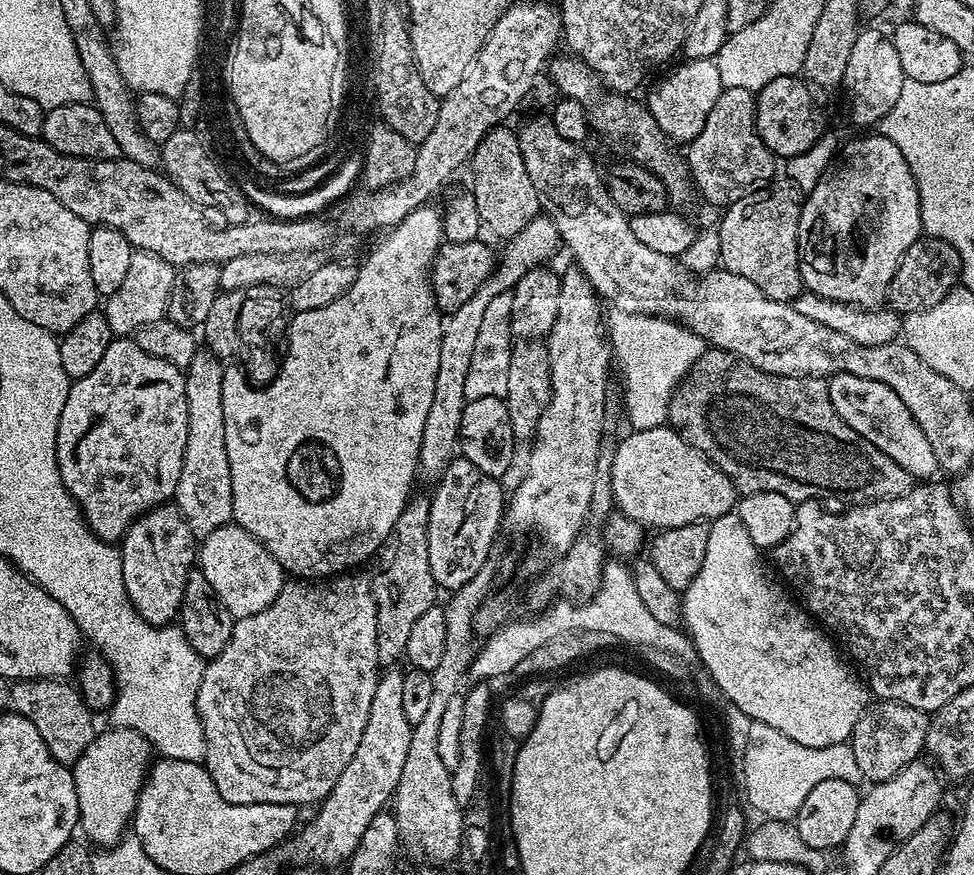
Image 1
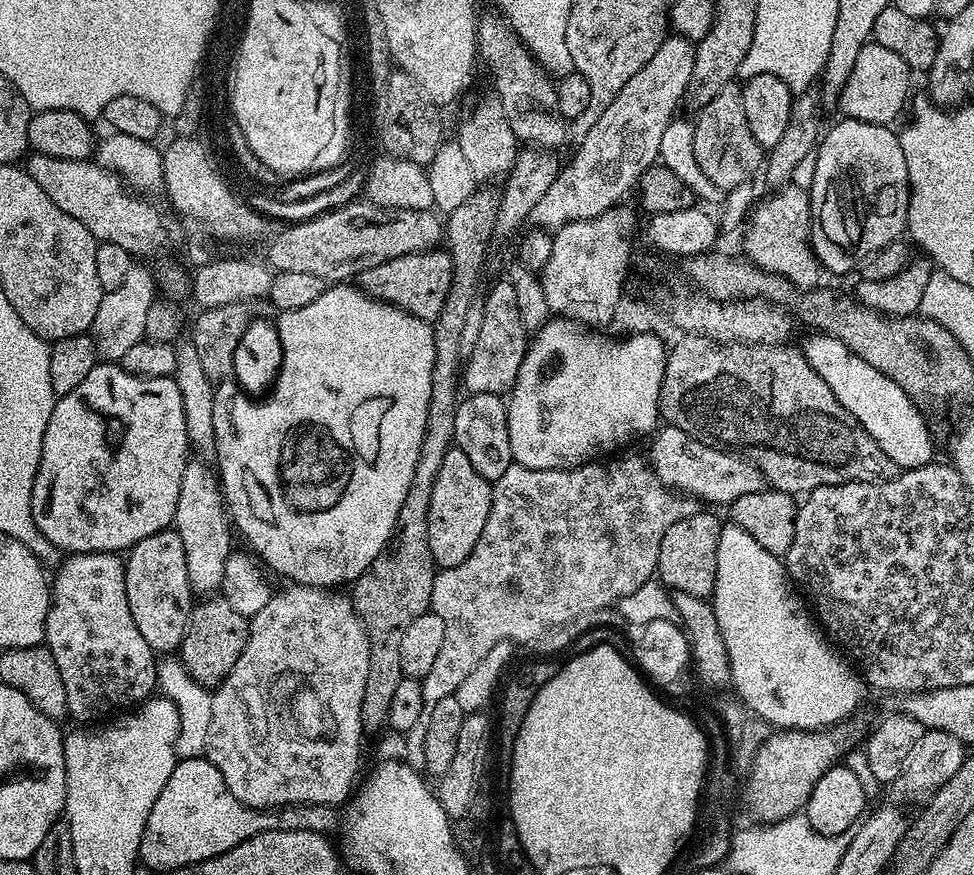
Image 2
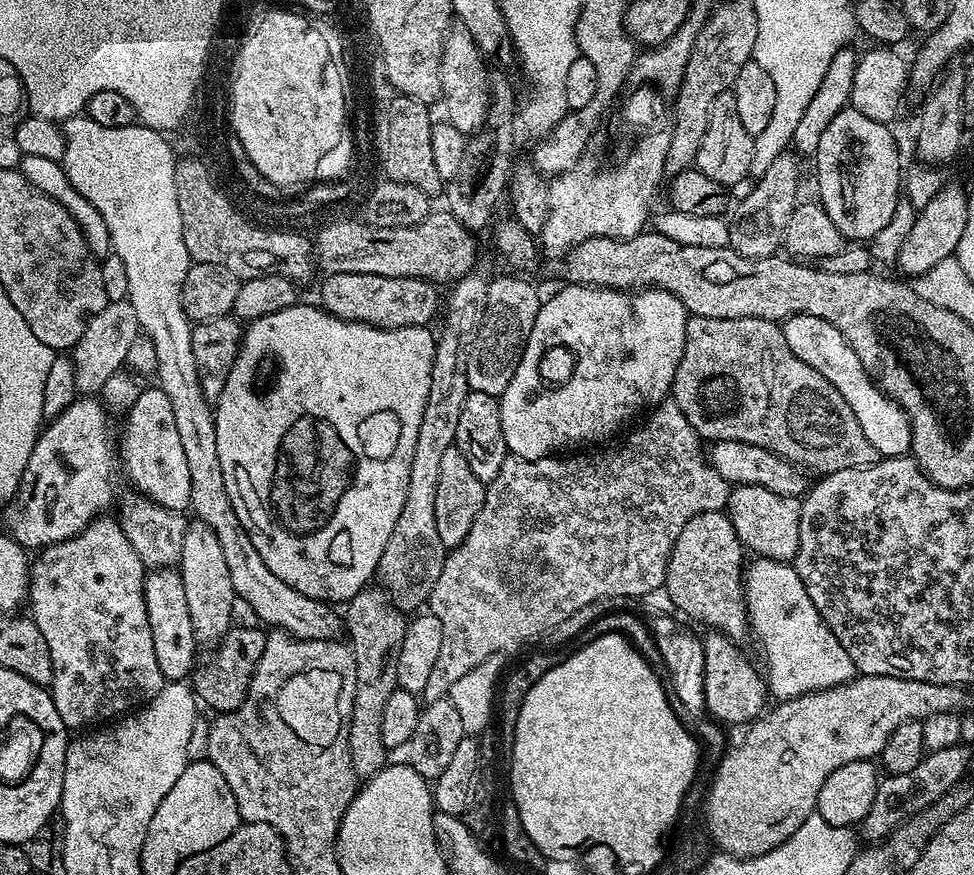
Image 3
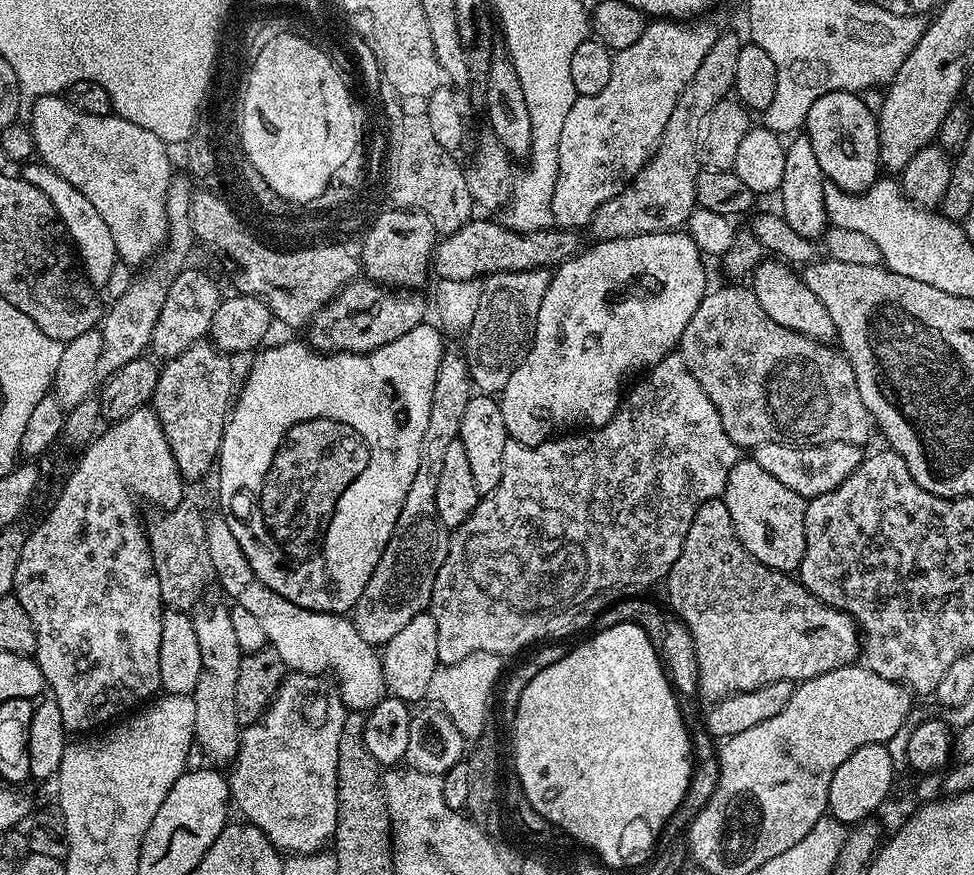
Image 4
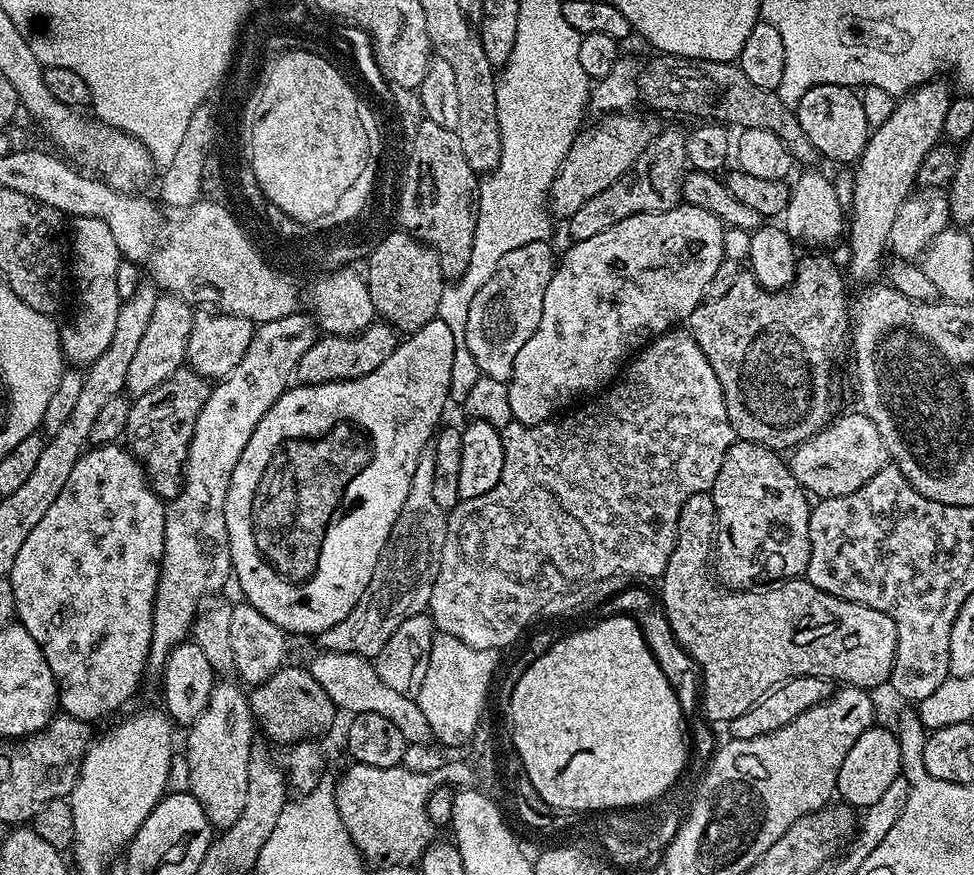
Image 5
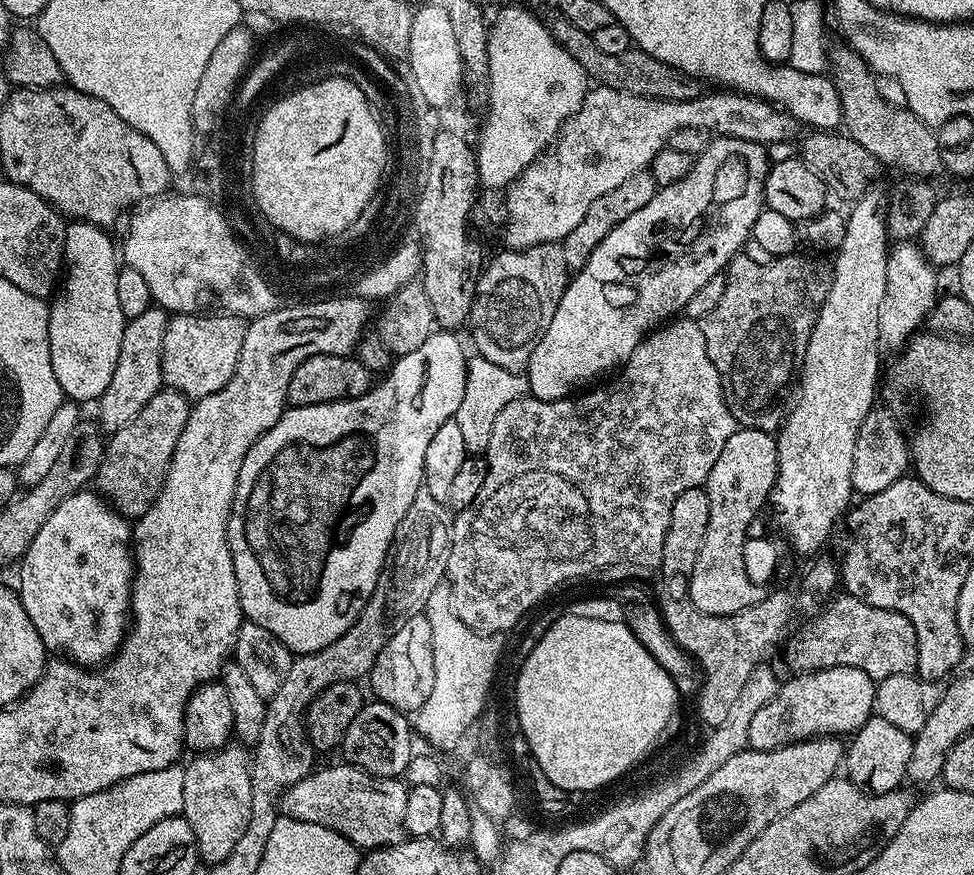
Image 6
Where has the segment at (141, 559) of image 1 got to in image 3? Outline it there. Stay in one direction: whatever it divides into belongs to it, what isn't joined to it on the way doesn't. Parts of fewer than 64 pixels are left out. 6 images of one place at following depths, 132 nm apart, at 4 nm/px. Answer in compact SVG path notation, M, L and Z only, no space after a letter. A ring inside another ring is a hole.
M153 567L144 578L144 602L146 618L150 620L150 638L154 638L154 658L158 658L158 670L162 670L165 681L187 681L198 658L198 641L194 622L190 622L186 590L182 590L179 571L175 567Z

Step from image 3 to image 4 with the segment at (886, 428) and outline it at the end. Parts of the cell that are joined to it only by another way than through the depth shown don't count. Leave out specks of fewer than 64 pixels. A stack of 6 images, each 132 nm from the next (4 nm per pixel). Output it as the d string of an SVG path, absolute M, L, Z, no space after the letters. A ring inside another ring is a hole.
M765 258L750 277L752 293L758 298L762 310L778 322L778 326L786 326L786 330L794 330L798 334L808 336L812 340L828 342L836 335L834 322L830 322L830 314L818 302L818 298L806 286L803 275L793 265L775 258Z

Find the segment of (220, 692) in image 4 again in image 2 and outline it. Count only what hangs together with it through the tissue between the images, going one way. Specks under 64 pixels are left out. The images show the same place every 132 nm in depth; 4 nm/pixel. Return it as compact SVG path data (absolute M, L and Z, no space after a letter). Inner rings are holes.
M200 458L189 459L182 474L182 490L178 490L174 531L182 538L182 546L186 550L186 574L190 574L193 593L212 594L219 589L226 574L226 562L234 551L234 534L230 529L230 517L217 473L203 463L207 464Z

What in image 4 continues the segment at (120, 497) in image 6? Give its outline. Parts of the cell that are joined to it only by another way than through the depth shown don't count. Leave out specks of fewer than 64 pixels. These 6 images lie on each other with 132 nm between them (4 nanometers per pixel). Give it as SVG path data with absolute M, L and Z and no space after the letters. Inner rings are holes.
M207 339L199 340L190 345L186 350L182 350L182 354L178 354L174 359L167 361L160 368L160 377L158 378L158 386L154 390L152 395L152 402L150 405L151 411L160 419L160 425L162 430L166 434L168 439L168 445L172 451L171 461L174 465L175 471L178 473L178 476L181 476L184 480L200 480L208 471L213 471L214 465L217 463L219 454L220 454L220 443L224 437L224 425L228 423L228 417L230 415L230 405L234 400L234 388L232 392L232 360L233 357L227 352L221 352L215 344L209 342Z

